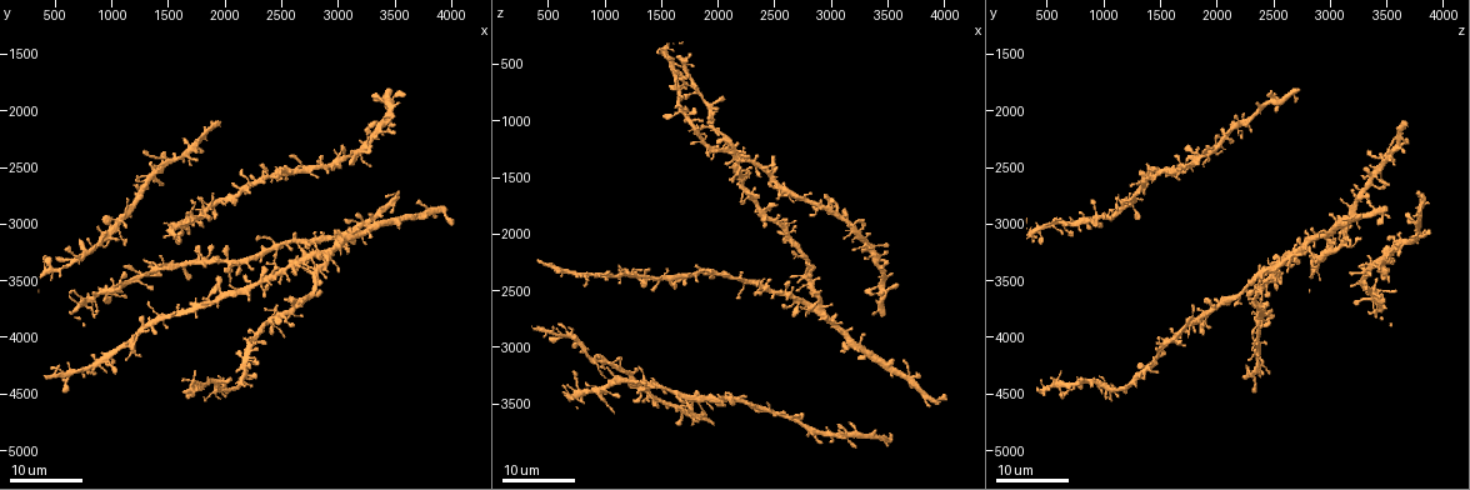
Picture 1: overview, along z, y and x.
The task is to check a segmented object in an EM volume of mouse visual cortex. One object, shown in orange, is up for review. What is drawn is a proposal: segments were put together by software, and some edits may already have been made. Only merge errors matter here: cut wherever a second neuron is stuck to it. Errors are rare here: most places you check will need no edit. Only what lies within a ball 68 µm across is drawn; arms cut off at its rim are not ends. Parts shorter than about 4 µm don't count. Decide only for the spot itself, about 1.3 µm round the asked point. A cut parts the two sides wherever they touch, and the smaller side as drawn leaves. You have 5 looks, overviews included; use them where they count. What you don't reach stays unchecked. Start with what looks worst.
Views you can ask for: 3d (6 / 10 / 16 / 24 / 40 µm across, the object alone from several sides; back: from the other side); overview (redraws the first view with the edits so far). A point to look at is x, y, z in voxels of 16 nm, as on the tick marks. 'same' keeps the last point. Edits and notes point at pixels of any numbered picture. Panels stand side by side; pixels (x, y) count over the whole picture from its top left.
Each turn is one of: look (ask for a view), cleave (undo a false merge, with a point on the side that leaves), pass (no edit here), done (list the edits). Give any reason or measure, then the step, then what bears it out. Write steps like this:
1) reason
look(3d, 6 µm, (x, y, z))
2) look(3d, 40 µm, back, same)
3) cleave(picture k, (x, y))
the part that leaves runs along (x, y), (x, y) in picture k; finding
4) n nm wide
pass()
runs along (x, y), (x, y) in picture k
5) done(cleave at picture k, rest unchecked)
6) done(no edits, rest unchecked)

small branch off a trunk
look(3d, 24 µm, (1080, 3140, 3160))

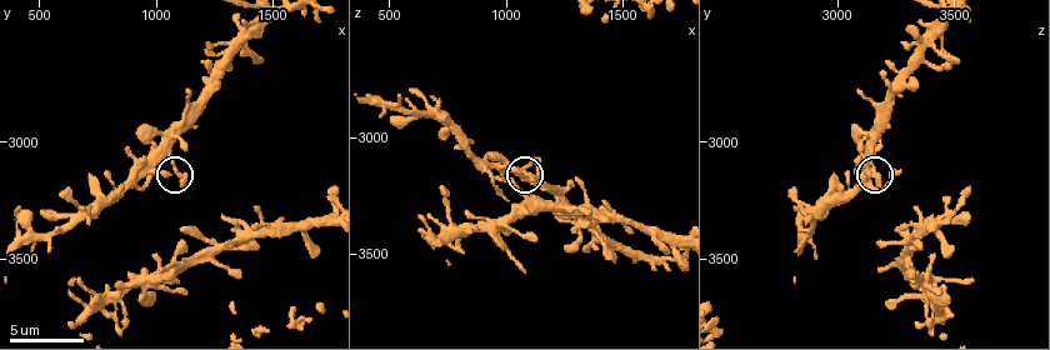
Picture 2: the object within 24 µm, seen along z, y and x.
zoom in
look(3d, 6 µm, (1080, 3130, 3160))

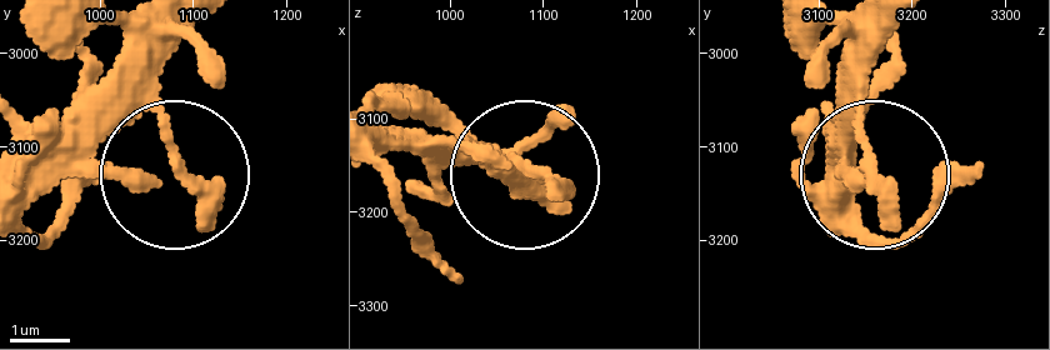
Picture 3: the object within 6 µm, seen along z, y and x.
3 arms
pass()
one neuron here

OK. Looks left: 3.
look(3d, 16 µm, (2880, 3280, 2660))

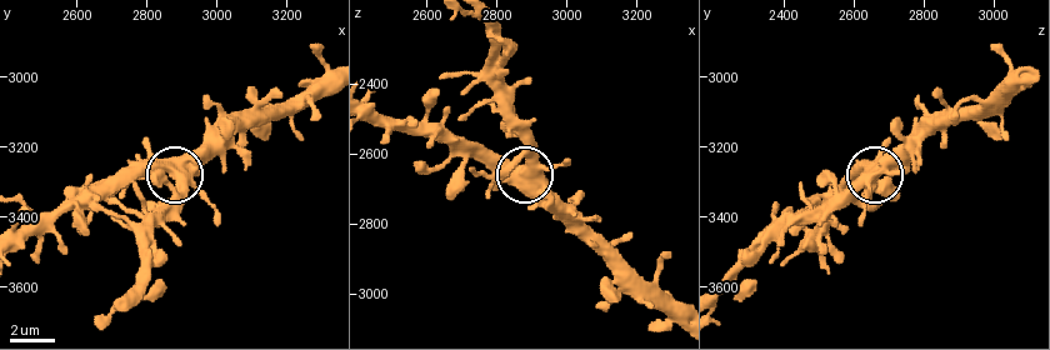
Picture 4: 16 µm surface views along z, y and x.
look(3d, 6 µm, (2880, 3270, 2650))

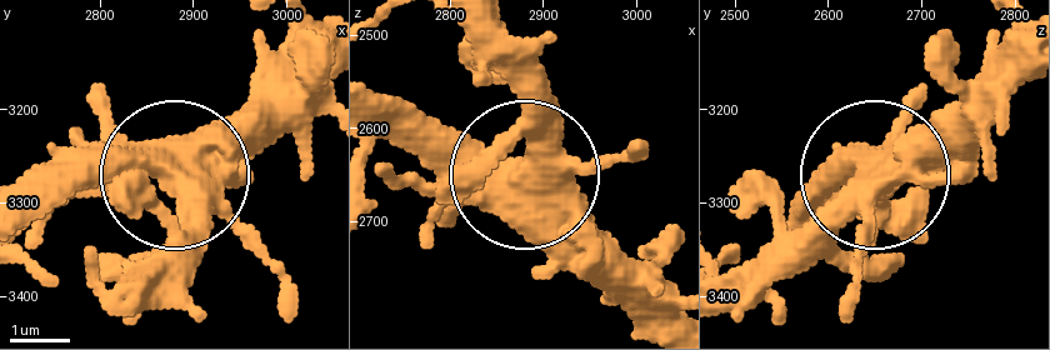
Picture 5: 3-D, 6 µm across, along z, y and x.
side arm 49 µm
pass()
runs along (679, 319), (530, 174), (371, 139) in picture 5; one neuron here

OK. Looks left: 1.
done(no edits, rest unchecked)

